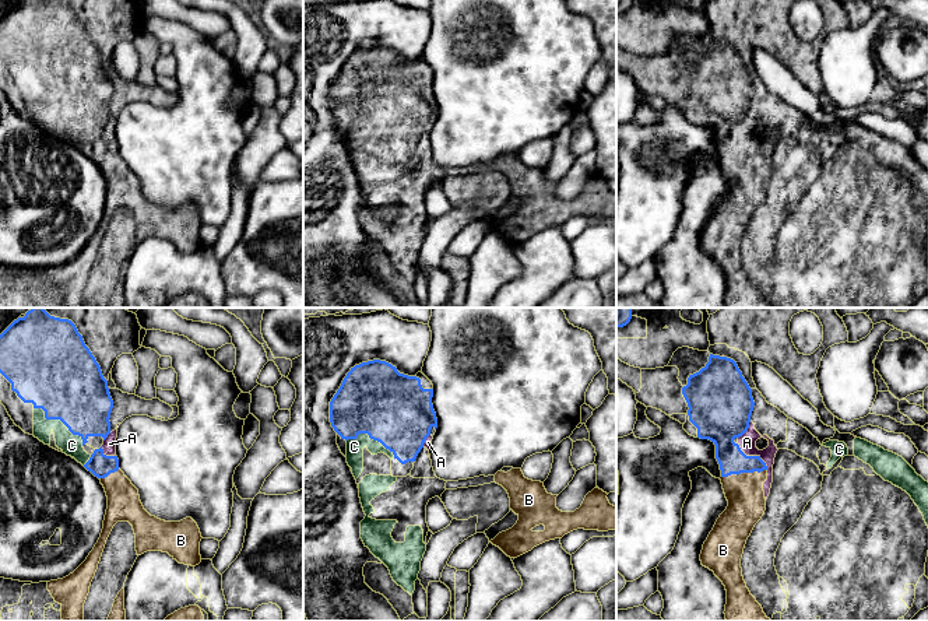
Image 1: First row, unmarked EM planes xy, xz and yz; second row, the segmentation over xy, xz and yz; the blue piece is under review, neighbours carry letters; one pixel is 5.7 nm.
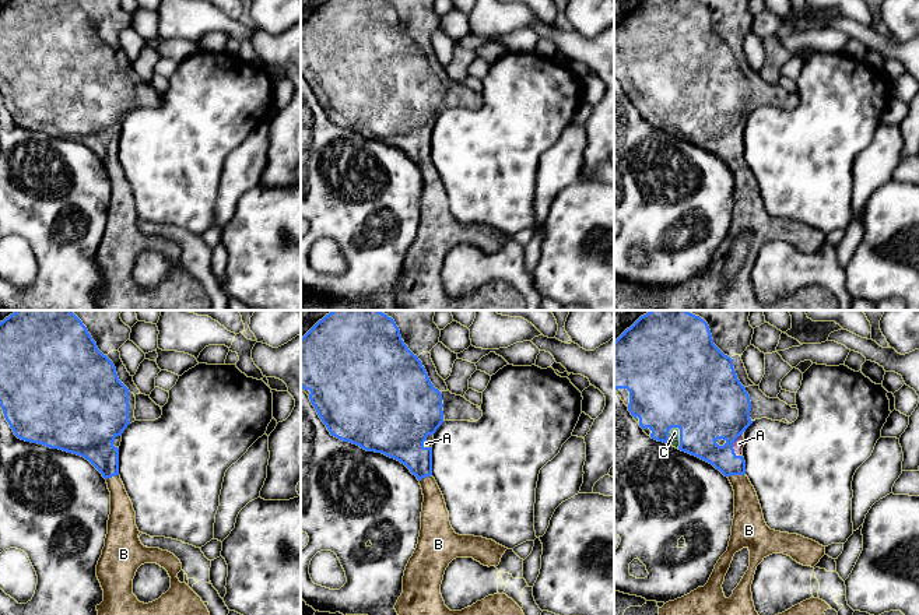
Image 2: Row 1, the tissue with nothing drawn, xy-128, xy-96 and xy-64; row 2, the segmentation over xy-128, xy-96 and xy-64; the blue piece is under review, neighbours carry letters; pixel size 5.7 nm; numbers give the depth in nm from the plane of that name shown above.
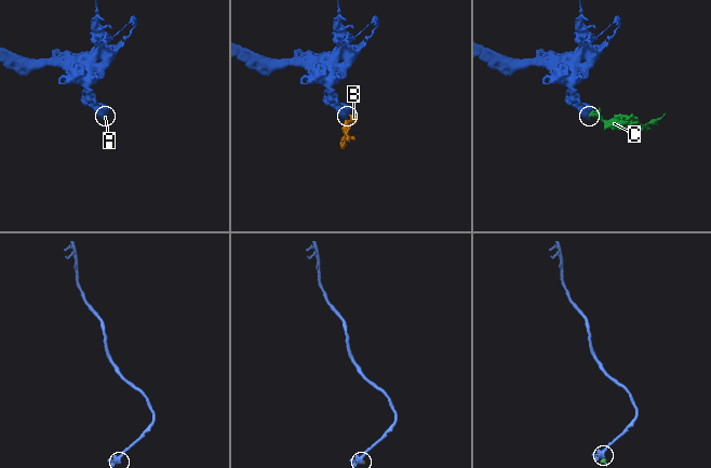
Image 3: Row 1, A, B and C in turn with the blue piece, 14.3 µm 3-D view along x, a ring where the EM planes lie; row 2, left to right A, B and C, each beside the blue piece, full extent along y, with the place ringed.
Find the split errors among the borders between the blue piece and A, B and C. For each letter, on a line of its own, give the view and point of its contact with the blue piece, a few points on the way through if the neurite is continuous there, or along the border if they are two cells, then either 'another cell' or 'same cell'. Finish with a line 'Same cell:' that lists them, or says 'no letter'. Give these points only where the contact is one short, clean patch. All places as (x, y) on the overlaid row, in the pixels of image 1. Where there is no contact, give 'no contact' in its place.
A: meets blue in yz at (752, 456); same cell
B: meets blue in yz at (744, 472); same cell
C: meets blue in xy at (59, 418); same cell
Same cell: A, B, C

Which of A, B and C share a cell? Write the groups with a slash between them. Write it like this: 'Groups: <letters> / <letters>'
Groups: A B C

